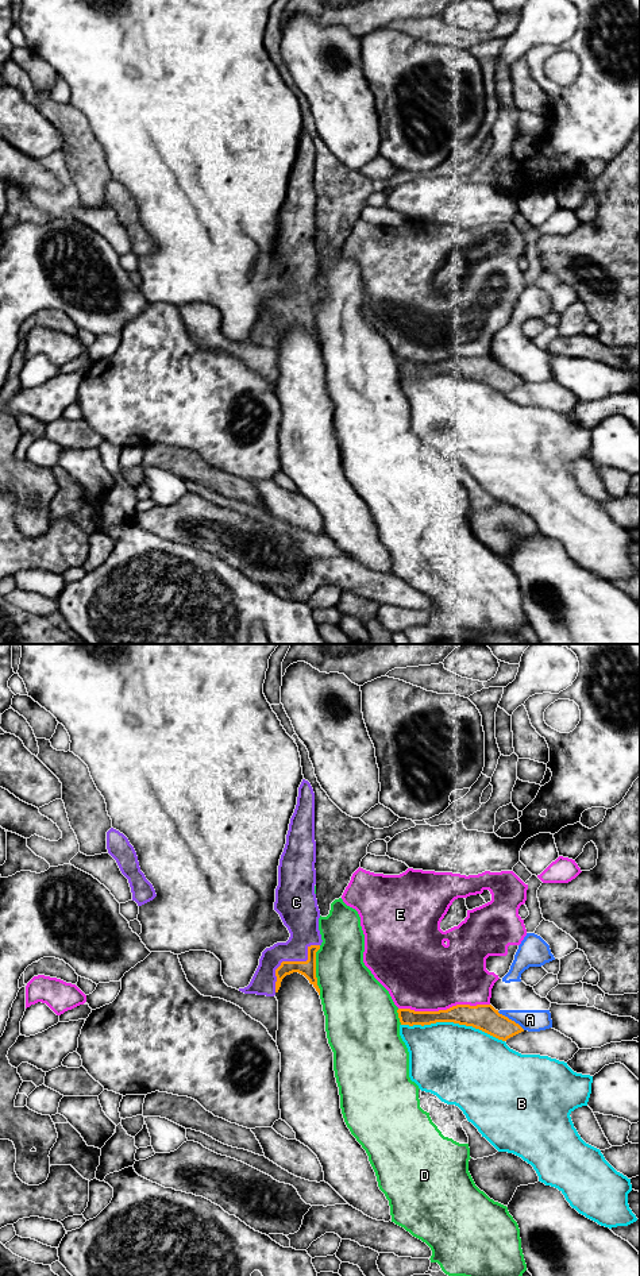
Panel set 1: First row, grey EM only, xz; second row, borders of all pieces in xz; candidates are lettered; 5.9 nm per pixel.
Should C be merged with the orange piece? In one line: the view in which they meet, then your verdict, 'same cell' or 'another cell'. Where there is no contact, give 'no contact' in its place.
contact in xz; same cell

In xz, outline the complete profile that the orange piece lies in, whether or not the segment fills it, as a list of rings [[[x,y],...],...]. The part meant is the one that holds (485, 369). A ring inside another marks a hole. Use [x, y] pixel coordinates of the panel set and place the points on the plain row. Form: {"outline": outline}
{"outline": [[[456,356],[439,363],[398,361],[397,365],[401,377],[424,378],[436,374],[454,374],[473,378],[502,393],[524,383],[518,375],[500,366],[491,356]]]}

